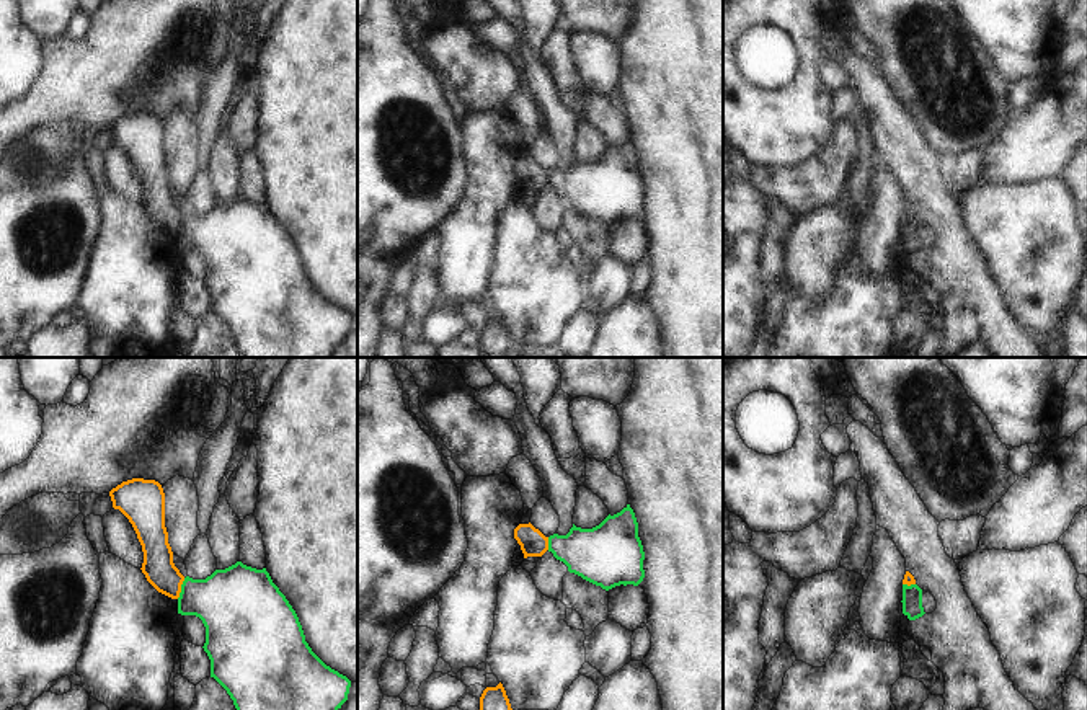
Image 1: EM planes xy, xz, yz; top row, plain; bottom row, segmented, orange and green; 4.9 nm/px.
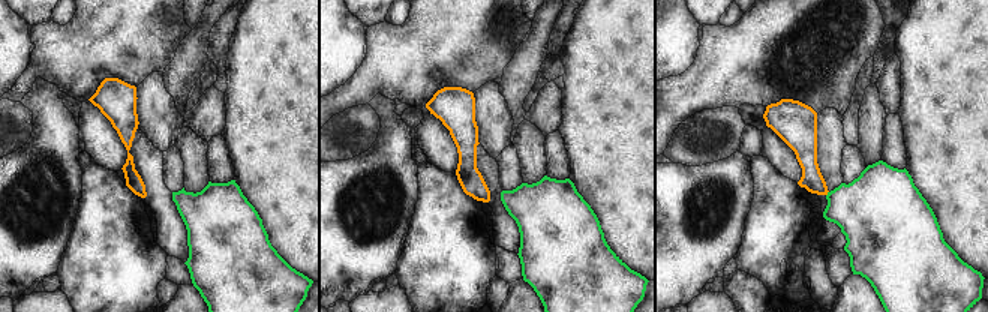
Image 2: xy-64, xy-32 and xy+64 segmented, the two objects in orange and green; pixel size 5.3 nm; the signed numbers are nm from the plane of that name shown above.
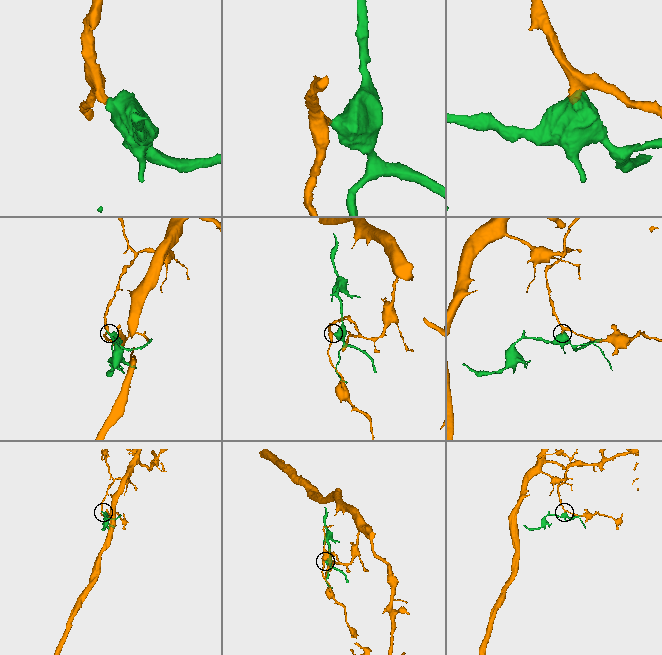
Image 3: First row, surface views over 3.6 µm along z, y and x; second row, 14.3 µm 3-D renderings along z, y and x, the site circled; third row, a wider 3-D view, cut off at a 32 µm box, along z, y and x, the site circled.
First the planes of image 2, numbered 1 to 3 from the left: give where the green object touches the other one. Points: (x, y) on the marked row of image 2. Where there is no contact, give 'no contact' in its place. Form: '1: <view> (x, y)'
1: no contact
2: no contact
3: xy+64 (826, 194)

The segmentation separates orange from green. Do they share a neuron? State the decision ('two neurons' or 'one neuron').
two neurons

